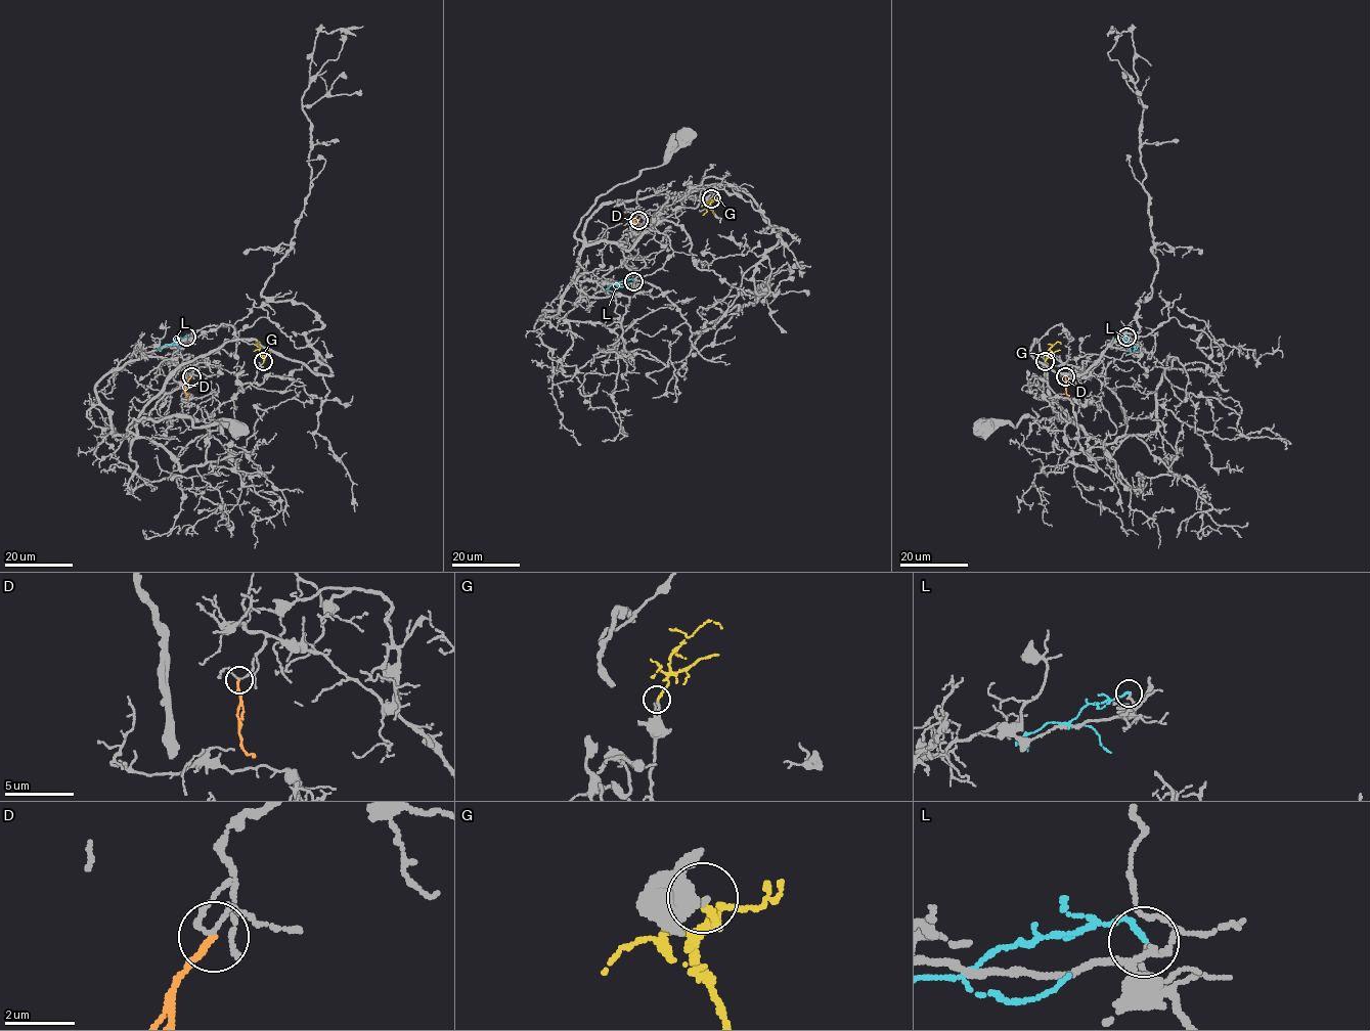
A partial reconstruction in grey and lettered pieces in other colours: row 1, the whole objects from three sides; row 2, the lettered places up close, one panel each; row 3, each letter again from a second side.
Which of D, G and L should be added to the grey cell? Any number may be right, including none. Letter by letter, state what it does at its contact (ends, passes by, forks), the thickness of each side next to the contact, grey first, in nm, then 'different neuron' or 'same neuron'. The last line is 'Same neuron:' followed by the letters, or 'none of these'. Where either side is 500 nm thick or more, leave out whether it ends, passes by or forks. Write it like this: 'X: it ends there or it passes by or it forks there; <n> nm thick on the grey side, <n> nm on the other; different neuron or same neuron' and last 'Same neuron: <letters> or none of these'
D: it ends there; 110 nm thick on the grey side, 170 nm on the other; different neuron
G: it ends there; 160 nm thick on the grey side, 190 nm on the other; same neuron
L: it ends there; 120 nm thick on the grey side, 140 nm on the other; different neuron
Same neuron: G

